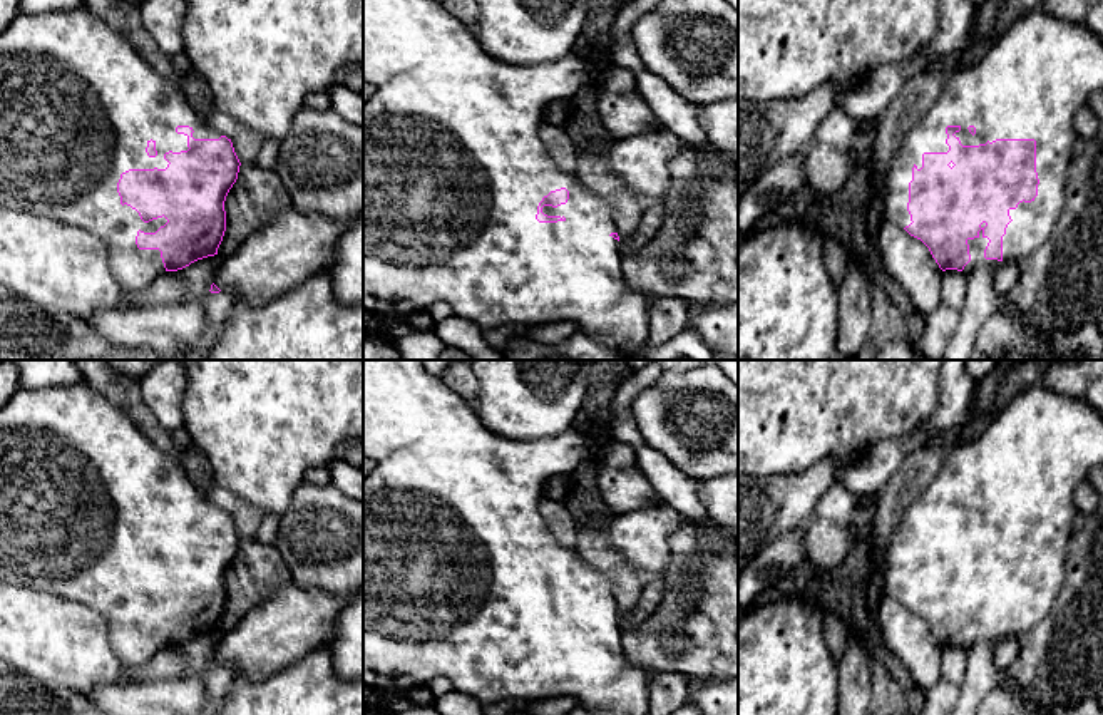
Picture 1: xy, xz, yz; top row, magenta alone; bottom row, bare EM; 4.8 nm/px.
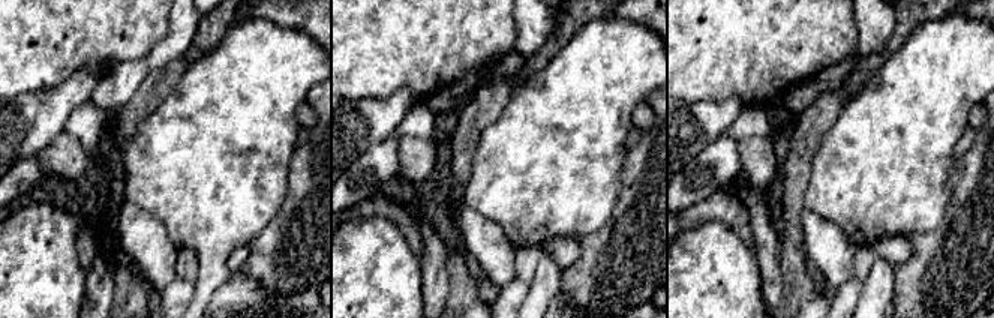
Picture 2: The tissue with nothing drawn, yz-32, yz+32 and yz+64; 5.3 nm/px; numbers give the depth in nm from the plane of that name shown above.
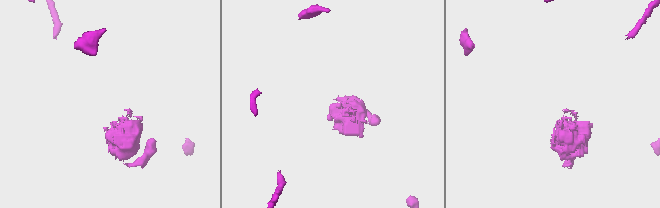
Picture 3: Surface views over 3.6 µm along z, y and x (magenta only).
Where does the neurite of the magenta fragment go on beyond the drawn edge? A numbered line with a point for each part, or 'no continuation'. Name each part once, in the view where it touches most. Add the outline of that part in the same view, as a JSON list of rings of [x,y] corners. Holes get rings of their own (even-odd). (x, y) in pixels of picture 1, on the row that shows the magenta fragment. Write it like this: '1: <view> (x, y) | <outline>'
1: yz (1030, 82) | [[[1033,10],[1008,27],[972,65],[951,72],[931,111],[902,137],[887,171],[884,194],[884,218],[900,228],[912,223],[907,211],[912,167],[922,167],[924,152],[949,151],[947,126],[961,127],[954,136],[962,146],[979,146],[996,139],[1036,141],[1038,196],[1009,209],[1013,221],[1003,236],[1003,260],[984,258],[989,239],[982,236],[982,229],[977,238],[967,239],[971,261],[962,270],[967,275],[964,306],[942,360],[969,360],[982,323],[1001,306],[1001,296],[994,290],[996,268],[1003,263],[1019,265],[1049,239],[1063,213],[1066,169],[1076,139],[1075,114],[1088,104],[1093,92],[1101,89],[1103,39],[1085,23]]]

